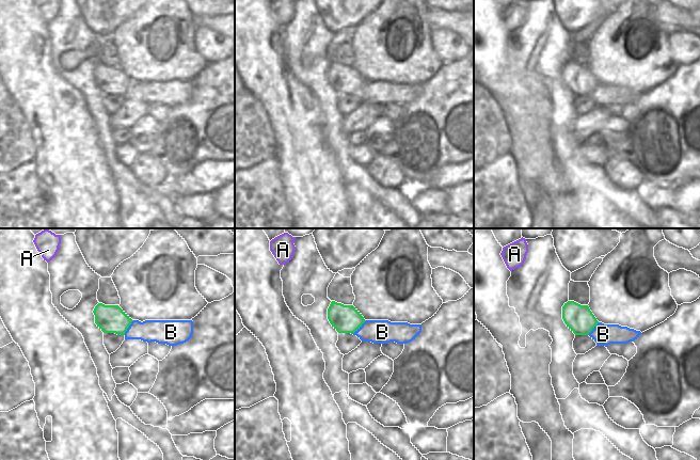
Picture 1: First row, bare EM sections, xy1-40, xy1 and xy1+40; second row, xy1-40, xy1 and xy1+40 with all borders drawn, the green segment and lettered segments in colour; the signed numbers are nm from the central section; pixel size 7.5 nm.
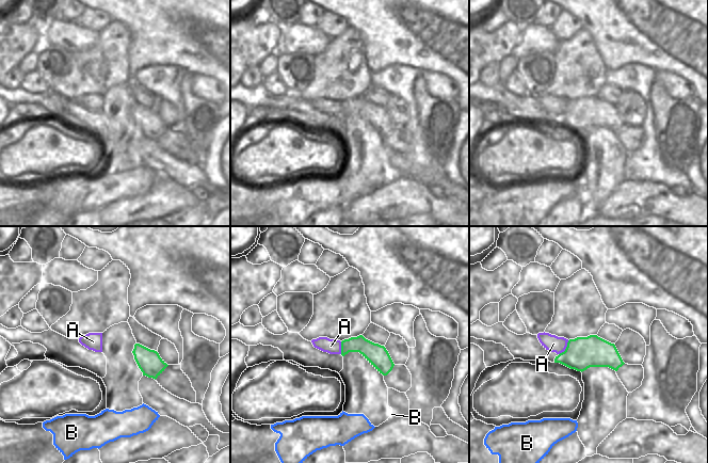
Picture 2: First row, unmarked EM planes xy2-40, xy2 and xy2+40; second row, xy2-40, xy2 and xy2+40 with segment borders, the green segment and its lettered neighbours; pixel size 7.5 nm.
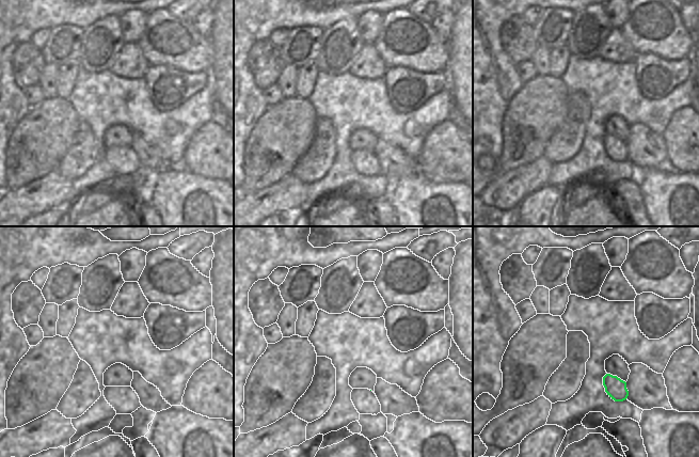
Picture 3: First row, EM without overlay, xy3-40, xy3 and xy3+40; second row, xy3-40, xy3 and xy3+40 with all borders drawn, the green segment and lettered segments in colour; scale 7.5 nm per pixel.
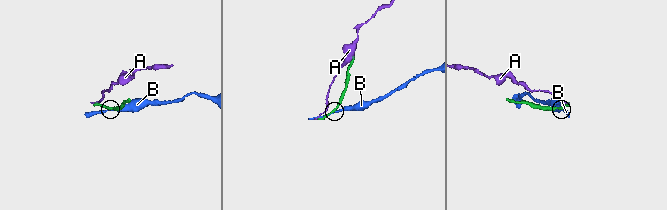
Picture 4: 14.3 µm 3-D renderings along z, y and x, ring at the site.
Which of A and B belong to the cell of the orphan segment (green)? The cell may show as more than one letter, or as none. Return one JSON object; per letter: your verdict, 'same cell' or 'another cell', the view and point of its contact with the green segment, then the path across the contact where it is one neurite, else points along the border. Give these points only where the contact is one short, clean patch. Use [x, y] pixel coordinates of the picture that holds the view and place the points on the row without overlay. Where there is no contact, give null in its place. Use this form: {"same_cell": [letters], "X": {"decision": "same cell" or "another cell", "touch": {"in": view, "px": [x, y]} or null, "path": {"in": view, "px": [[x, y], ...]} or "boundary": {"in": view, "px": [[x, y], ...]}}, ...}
{"same_cell": [], "A": {"decision": "another cell", "touch": {"in": "xy2+40", "px": [566, 109]}, "boundary": {"in": "xy2+40", "px": [[568, 101], [565, 110], [559, 115]]}}, "B": {"decision": "another cell", "touch": {"in": "xy1", "px": [359, 88]}, "boundary": {"in": "xy1", "px": [[366, 81], [351, 94]]}}}

